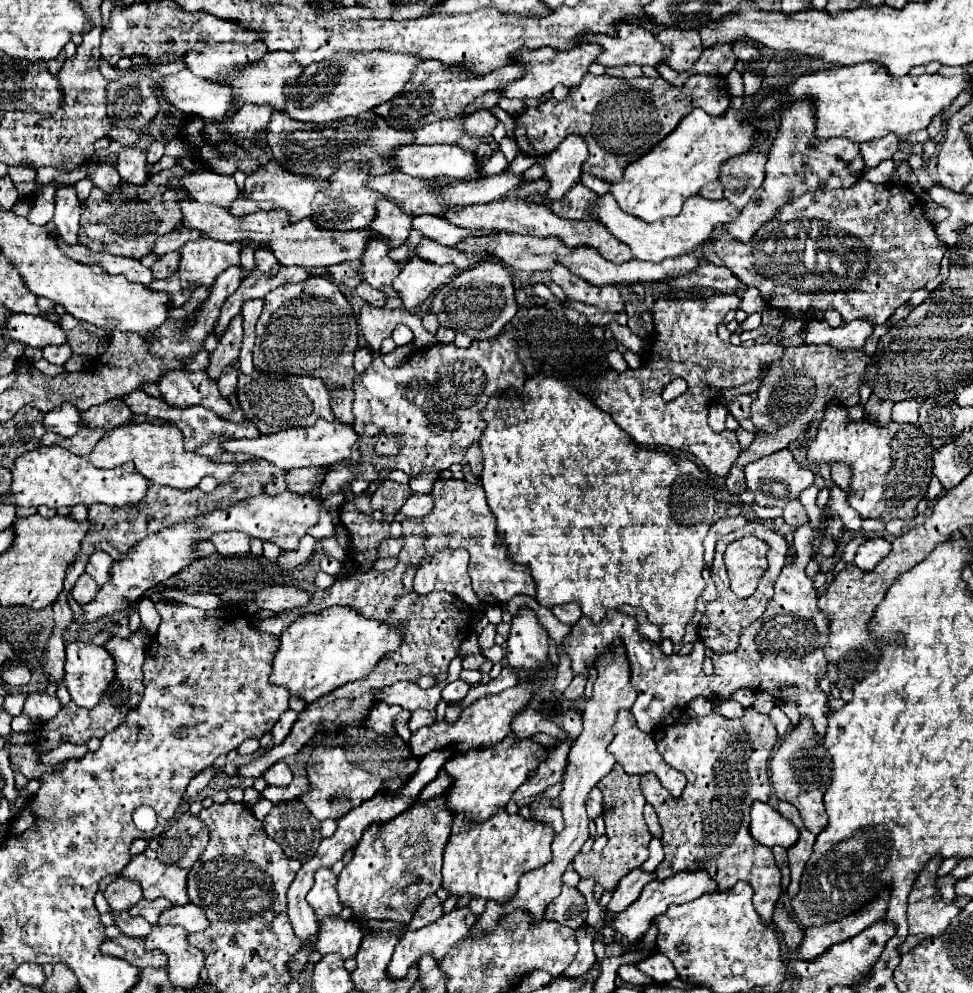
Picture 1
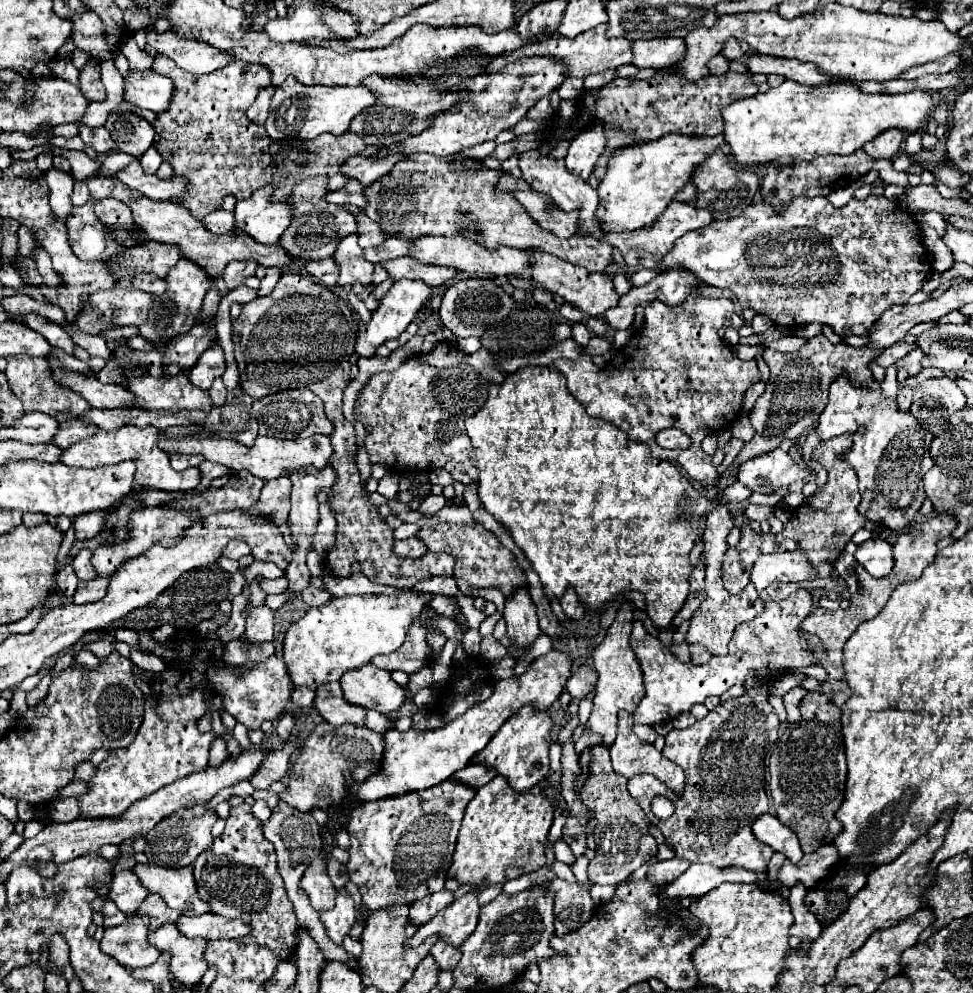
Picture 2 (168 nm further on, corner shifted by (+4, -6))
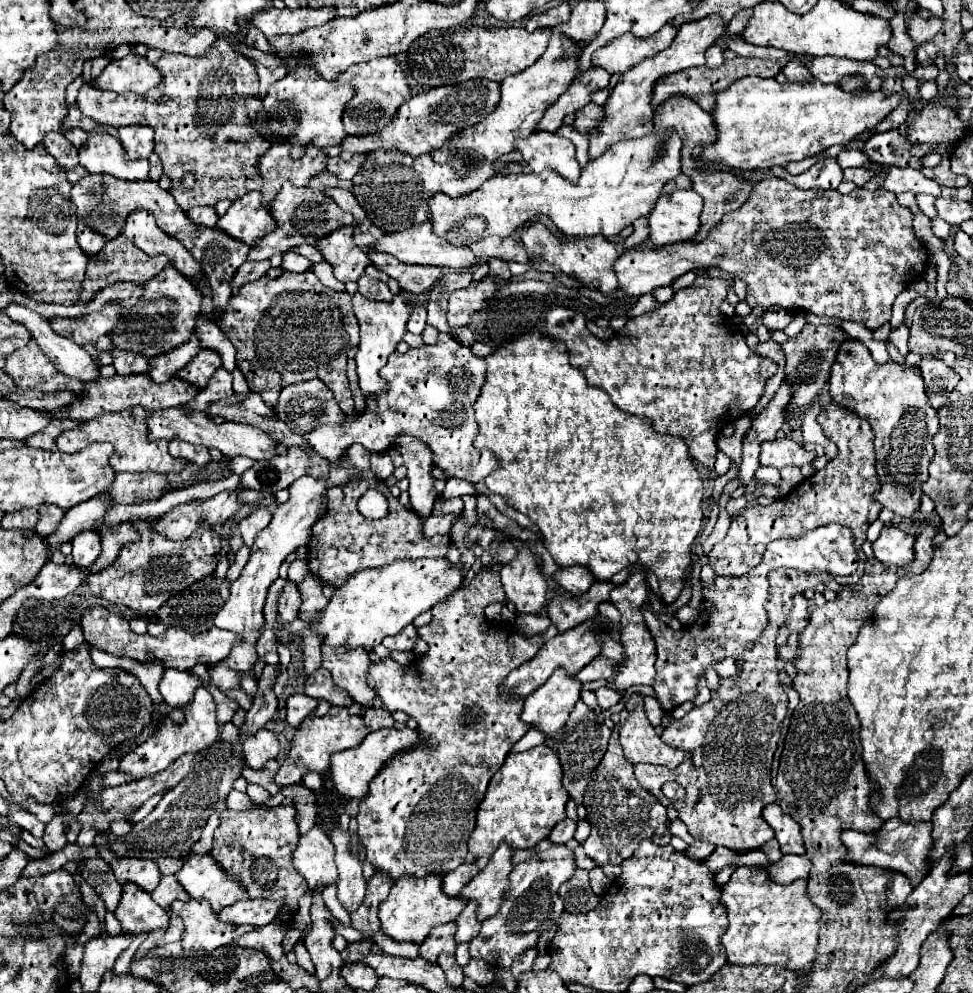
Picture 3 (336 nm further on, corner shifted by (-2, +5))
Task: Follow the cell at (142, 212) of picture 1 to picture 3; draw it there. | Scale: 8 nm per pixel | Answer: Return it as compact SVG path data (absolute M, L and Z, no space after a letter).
M78 221L78 245L80 245L80 249L88 255L88 257L92 257L92 255L96 255L102 247L104 247L104 243L106 243L106 239L102 237L102 235L98 235L98 233L94 233L90 227L86 227L82 221Z

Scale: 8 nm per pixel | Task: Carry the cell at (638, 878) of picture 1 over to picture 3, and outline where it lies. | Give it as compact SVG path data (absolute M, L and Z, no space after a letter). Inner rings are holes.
M695 841L695 843L692 844L684 854L687 857L690 857L690 859L704 860L716 848L717 846L710 842ZM706 843L707 843L707 847L706 847Z

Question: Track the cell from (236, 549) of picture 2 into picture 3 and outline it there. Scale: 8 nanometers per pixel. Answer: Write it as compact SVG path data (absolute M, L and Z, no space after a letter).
M256 509L252 511L246 519L240 521L240 533L242 533L242 539L244 539L244 545L252 545L254 543L254 537L264 529L268 527L272 519L272 513L268 509Z

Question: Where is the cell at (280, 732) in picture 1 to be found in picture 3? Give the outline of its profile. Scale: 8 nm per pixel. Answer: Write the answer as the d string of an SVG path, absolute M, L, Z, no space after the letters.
M292 695L286 701L286 721L292 727L298 727L306 715L310 715L318 707L318 701L308 695Z

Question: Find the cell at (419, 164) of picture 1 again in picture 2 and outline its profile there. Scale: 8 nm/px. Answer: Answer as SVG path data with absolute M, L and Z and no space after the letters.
M400 152L388 154L384 158L380 158L380 156L360 156L358 154L358 156L352 156L348 162L344 162L340 172L348 178L362 182L364 186L370 186L376 180L384 178L396 166L396 162L400 162L402 158L404 156Z

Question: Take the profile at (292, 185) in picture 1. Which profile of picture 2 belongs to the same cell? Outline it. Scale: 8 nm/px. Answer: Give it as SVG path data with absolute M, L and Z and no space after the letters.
M268 184L258 188L250 198L236 202L236 208L234 208L236 228L232 232L244 232L262 244L274 244L282 236L282 232L288 228L294 214L294 206L290 202L272 202L274 190L276 190L274 184Z

